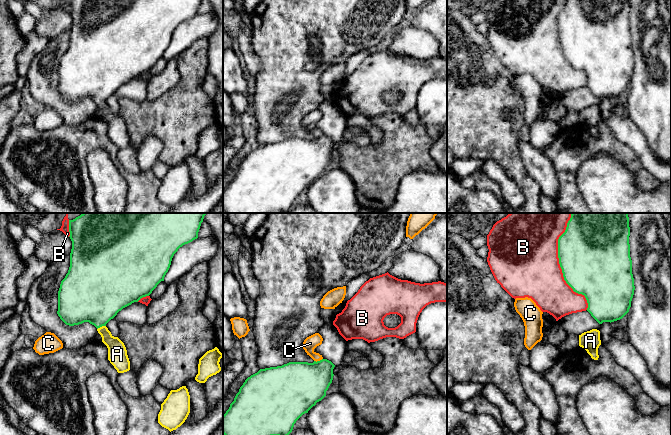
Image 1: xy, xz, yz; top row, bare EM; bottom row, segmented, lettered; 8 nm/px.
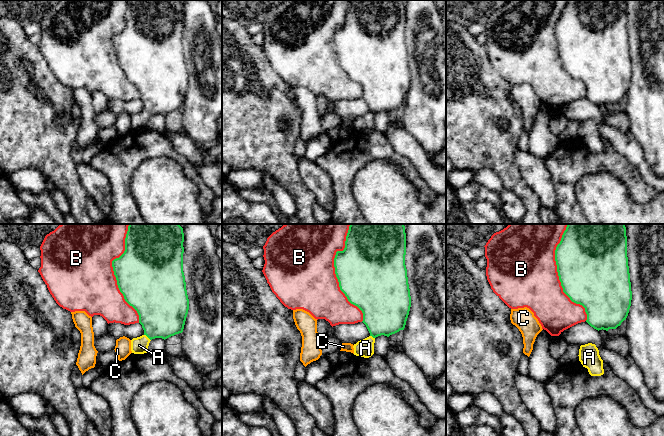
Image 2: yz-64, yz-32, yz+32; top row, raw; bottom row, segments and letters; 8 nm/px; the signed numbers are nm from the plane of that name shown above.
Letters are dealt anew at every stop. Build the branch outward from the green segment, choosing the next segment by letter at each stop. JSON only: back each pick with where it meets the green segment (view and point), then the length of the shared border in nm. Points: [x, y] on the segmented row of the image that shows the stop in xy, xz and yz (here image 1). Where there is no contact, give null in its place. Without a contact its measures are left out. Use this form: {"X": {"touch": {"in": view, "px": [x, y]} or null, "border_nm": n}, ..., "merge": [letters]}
{"A": {"touch": {"in": "xy", "px": [101, 326]}, "border_nm": 80}, "merge": ["A"]}

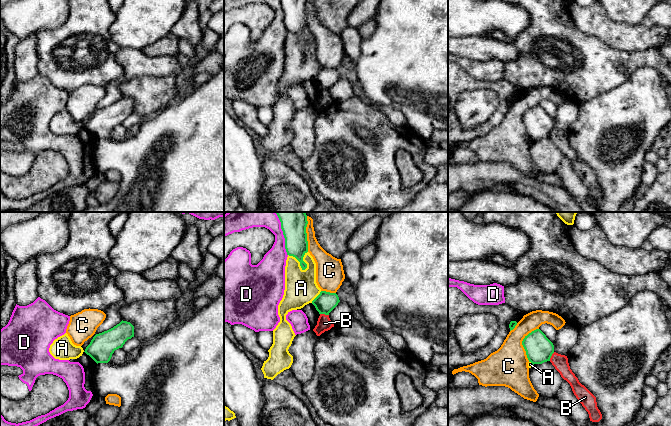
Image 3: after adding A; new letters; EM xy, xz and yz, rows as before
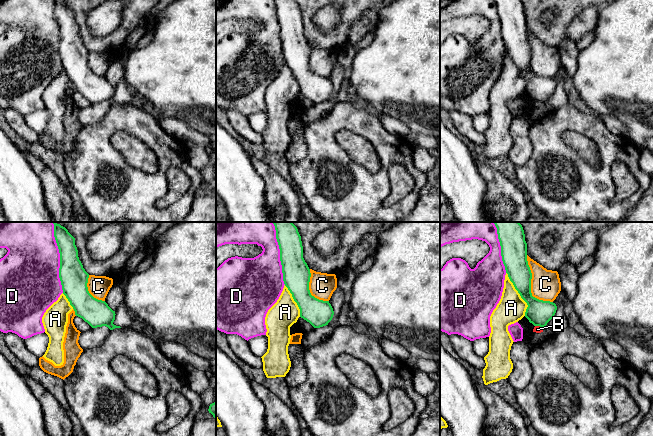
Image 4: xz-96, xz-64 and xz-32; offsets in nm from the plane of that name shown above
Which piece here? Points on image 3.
{"merge": []}

